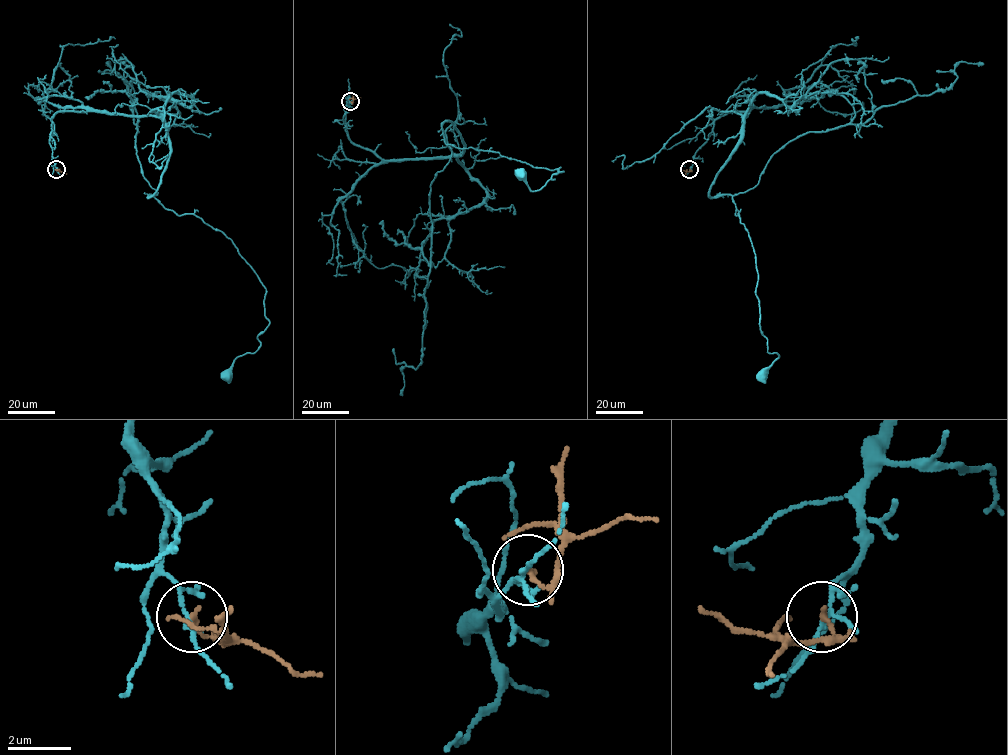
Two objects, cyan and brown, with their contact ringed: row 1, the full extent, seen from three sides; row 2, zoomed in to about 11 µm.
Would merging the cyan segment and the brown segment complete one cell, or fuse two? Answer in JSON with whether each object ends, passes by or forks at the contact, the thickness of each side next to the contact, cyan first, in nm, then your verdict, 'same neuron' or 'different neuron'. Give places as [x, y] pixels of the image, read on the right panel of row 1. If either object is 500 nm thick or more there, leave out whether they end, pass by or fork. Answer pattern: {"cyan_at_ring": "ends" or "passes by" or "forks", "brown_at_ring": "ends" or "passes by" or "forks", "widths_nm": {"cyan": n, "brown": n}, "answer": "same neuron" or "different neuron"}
{"cyan_at_ring": "forks", "brown_at_ring": "ends", "widths_nm": {"cyan": 110, "brown": 140}, "answer": "different neuron"}

